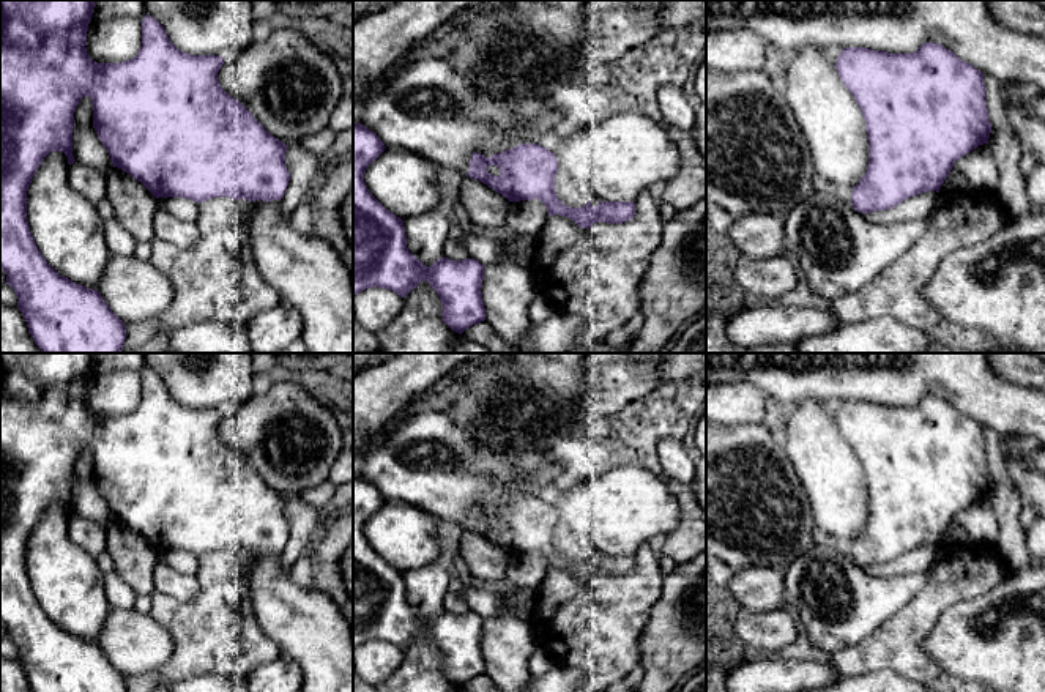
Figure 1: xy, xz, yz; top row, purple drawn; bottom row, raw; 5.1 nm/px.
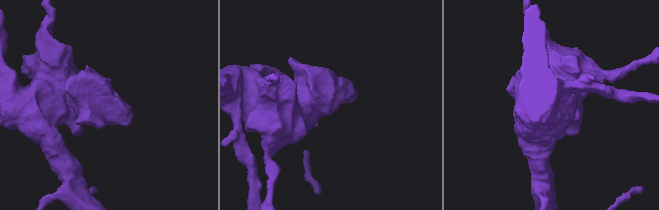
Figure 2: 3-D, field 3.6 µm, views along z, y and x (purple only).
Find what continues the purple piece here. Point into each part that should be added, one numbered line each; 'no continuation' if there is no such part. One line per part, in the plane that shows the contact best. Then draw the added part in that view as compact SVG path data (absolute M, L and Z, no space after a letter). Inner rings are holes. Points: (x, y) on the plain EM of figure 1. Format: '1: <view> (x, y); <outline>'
1: yz (919, 560); M936 544L917 547L891 563L865 566L864 571L873 577L927 572L938 555L938 547Z

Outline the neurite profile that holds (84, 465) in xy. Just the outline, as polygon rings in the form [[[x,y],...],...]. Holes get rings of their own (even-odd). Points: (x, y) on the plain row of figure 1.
[[[84,449],[74,465],[74,473],[80,479],[93,479],[93,459],[90,449]]]

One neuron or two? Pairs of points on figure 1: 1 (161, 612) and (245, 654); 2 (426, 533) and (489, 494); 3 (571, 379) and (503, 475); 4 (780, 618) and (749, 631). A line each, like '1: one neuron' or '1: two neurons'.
1: one neuron
2: two neurons
3: two neurons
4: one neuron

